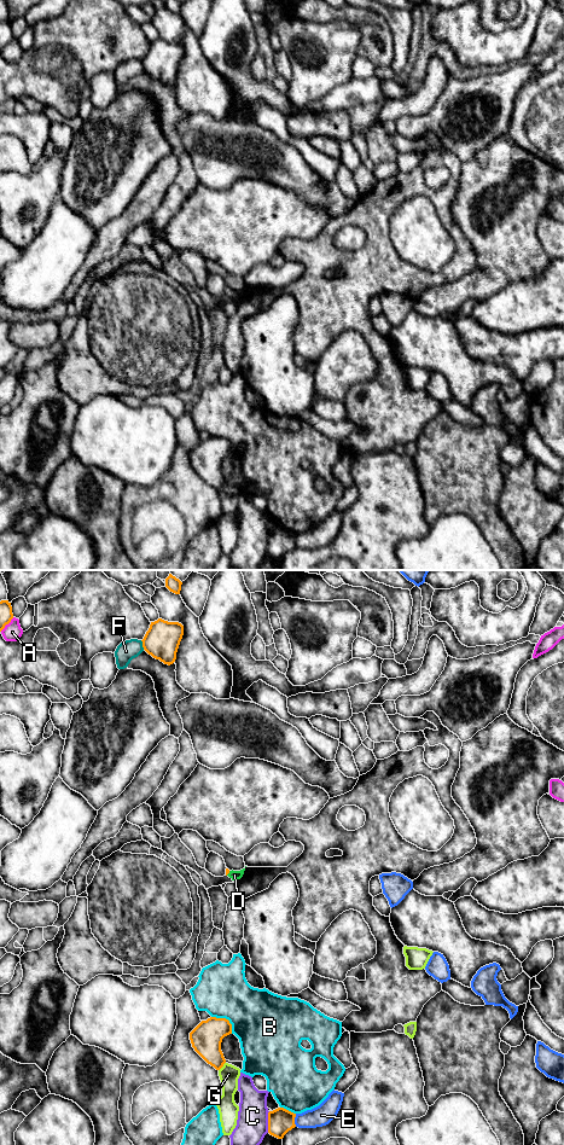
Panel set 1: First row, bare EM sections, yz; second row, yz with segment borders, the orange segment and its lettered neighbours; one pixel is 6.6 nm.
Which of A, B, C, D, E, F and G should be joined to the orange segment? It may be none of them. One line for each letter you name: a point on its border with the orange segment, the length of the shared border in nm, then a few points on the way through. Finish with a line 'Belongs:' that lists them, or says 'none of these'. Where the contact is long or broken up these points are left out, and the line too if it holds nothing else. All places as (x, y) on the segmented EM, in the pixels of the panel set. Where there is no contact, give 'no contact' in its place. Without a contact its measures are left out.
D: contact yz (227, 873); length 40 nm; way yz (227, 871), (227, 873), (234, 875)
Belongs: D

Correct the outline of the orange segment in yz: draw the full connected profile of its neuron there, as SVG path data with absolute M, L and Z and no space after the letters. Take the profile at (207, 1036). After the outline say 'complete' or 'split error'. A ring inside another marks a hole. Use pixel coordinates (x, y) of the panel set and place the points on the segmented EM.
M210 1017L202 1021L191 1033L194 1051L211 1066L220 1070L226 1059L221 1051L222 1039L232 1034L232 1024L226 1018Z; complete

